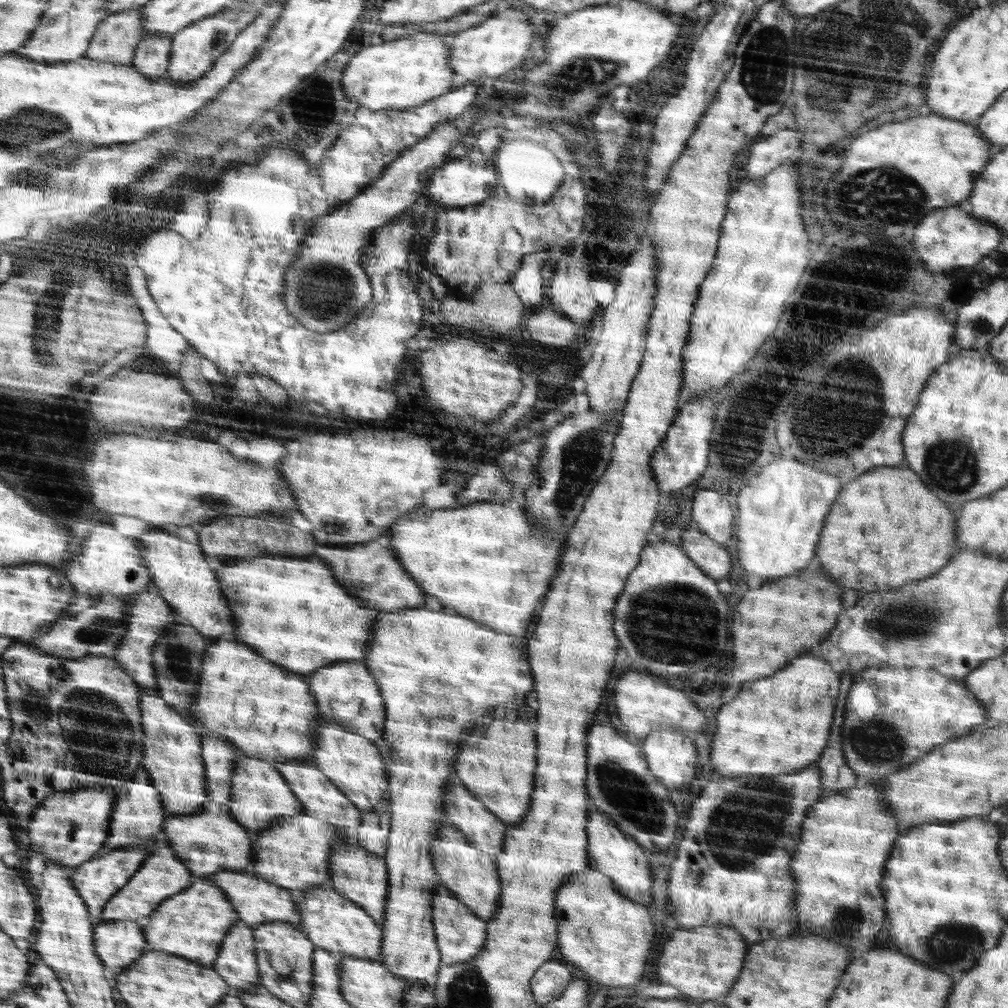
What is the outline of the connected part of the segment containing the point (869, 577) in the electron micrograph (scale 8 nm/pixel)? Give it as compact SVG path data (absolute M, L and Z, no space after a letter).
M906 464L900 467L875 468L844 486L838 494L838 504L834 504L834 512L830 512L825 521L826 532L822 532L822 544L818 544L816 558L820 562L821 570L830 576L830 580L850 590L856 588L860 592L874 592L874 586L876 590L894 590L912 580L928 578L936 574L938 568L946 566L946 560L950 560L960 550L954 513L944 502L934 498L934 494Z

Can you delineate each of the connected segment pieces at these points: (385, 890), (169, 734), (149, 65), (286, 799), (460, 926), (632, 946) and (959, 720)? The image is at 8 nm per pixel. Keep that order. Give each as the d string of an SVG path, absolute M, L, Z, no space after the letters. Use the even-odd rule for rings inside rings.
M338 842L330 856L329 870L332 872L332 879L329 881L329 885L342 896L361 905L374 921L384 923L384 918L386 918L385 900L389 894L388 865L385 863L385 857L370 854L364 848L360 848L358 844L352 846L352 844L344 844L344 842Z
M144 690L142 699L145 725L145 757L143 768L150 773L154 787L162 793L165 808L172 816L194 816L208 808L208 778L203 755L203 733L186 715L178 712L160 694Z
M163 34L146 36L138 47L133 64L149 78L163 78L169 74L175 36L176 34L173 36Z
M238 757L234 773L234 800L230 803L236 820L253 833L273 826L274 819L298 816L305 813L305 806L298 801L289 782L274 765L254 757Z
M444 885L437 886L436 895L433 896L433 924L436 926L437 945L441 949L440 965L451 965L468 962L485 947L488 938L488 924L480 920L473 910Z
M586 869L570 875L557 890L556 911L558 952L573 971L612 988L640 980L656 930L642 904L614 892L598 869Z
M882 666L862 670L860 674L852 676L850 694L845 704L841 728L842 752L845 752L846 764L858 778L858 787L909 766L922 756L928 755L935 747L970 735L975 727L985 725L987 717L987 710L969 688L965 688L963 681L946 678L931 668Z

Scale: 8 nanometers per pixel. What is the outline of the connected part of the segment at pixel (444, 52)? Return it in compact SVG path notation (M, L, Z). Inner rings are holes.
M416 34L408 38L400 38L394 42L384 42L380 46L368 46L354 54L348 66L343 68L340 84L342 92L350 100L357 100L359 106L372 111L384 111L384 109L406 109L421 106L437 96L445 95L452 90L453 69L449 65L448 50L450 40L444 40L446 36L430 36L430 34Z

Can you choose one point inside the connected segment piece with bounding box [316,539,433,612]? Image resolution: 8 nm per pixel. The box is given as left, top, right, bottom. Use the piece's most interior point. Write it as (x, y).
(372, 572)

